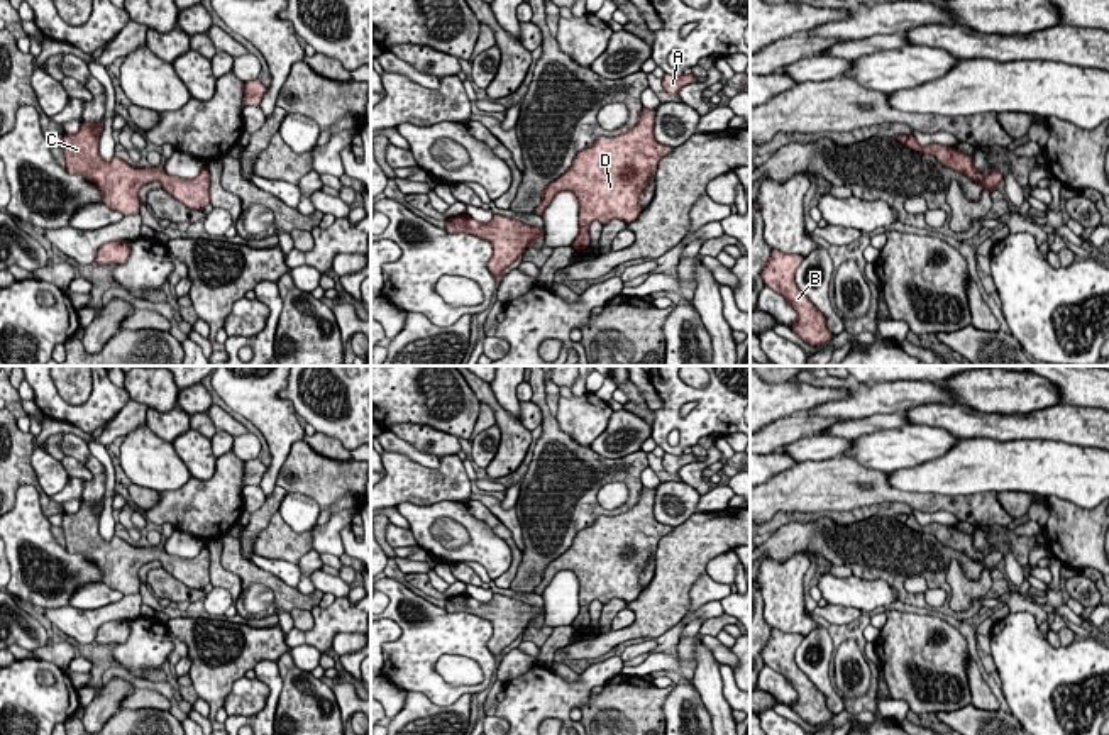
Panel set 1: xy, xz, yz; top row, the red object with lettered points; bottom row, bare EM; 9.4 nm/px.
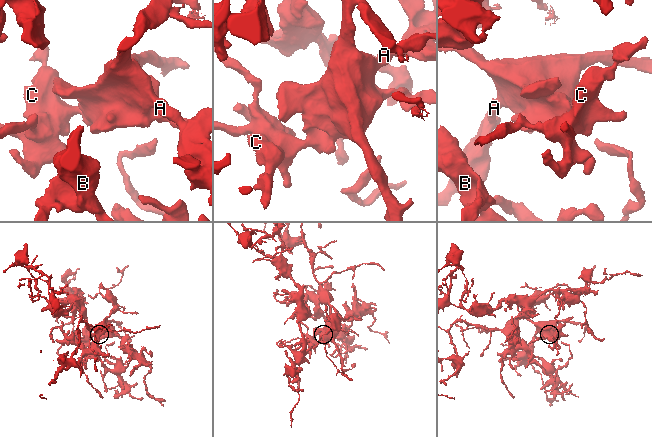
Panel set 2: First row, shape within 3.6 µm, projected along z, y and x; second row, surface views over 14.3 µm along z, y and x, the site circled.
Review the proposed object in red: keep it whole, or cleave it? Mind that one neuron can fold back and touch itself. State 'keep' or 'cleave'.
keep

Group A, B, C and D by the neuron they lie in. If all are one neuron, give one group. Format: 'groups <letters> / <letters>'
groups A B C D

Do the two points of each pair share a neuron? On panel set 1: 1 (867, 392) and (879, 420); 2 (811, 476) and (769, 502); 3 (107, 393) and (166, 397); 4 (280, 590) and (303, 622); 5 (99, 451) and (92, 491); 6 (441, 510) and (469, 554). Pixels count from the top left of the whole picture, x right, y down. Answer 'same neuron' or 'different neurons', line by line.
1: different neurons
2: same neuron
3: different neurons
4: different neurons
5: different neurons
6: same neuron

